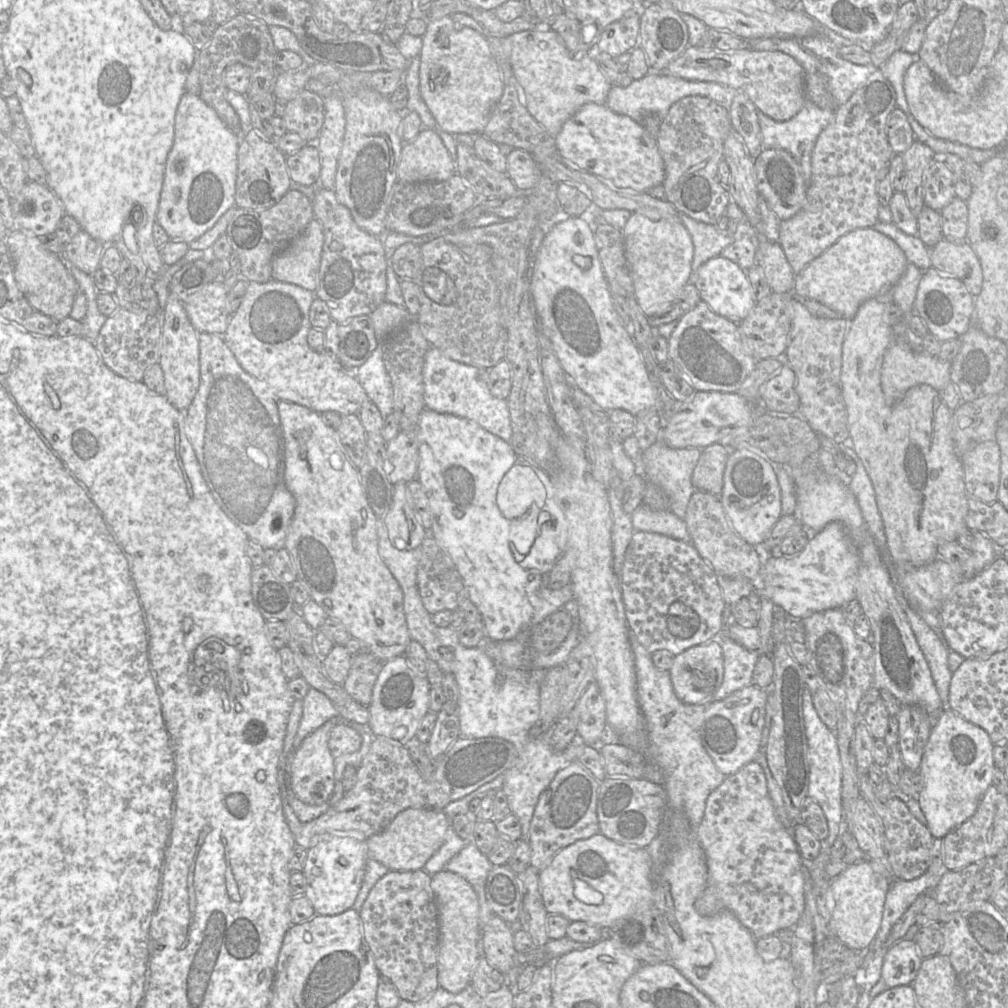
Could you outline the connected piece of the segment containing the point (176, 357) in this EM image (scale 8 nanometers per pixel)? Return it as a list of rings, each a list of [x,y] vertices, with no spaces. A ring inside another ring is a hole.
[[[169,293],[163,313],[159,365],[164,374],[165,396],[179,411],[191,405],[200,384],[200,355],[198,332],[192,326],[184,303]]]

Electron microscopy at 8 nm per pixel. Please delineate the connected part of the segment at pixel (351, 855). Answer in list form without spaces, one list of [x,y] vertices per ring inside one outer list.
[[[351,837],[326,839],[307,850],[302,871],[306,880],[305,895],[317,915],[337,915],[353,907],[363,882],[368,858],[366,841]]]

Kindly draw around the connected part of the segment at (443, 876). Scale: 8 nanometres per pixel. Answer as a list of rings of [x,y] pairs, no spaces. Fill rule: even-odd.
[[[446,869],[432,875],[431,888],[436,897],[439,921],[438,983],[446,991],[458,994],[472,984],[479,958],[477,944],[481,930],[478,897],[467,880]]]

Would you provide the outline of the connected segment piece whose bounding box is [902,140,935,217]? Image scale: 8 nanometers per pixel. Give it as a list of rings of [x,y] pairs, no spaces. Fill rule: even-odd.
[[[914,141],[911,147],[902,153],[905,167],[905,186],[903,194],[915,217],[924,207],[923,178],[929,164],[935,159],[935,152],[927,145]]]

